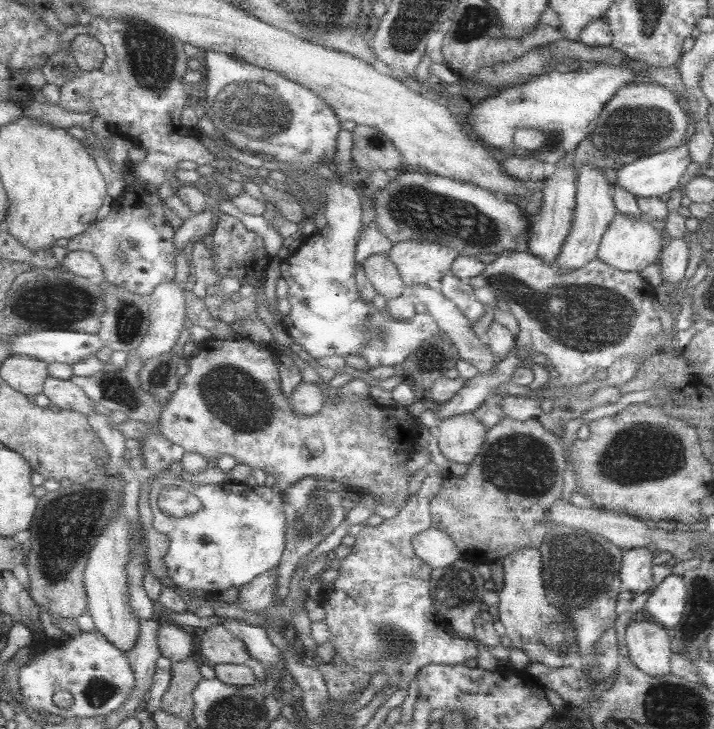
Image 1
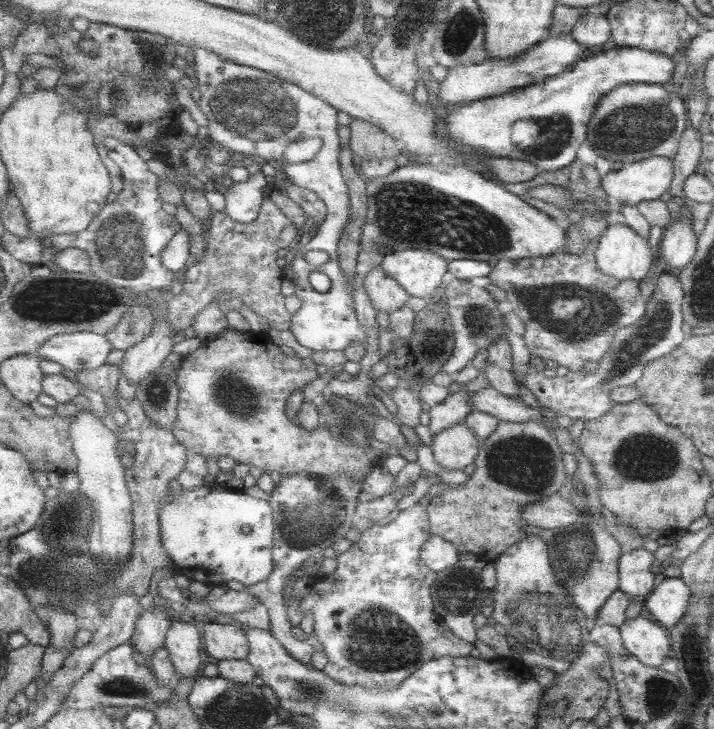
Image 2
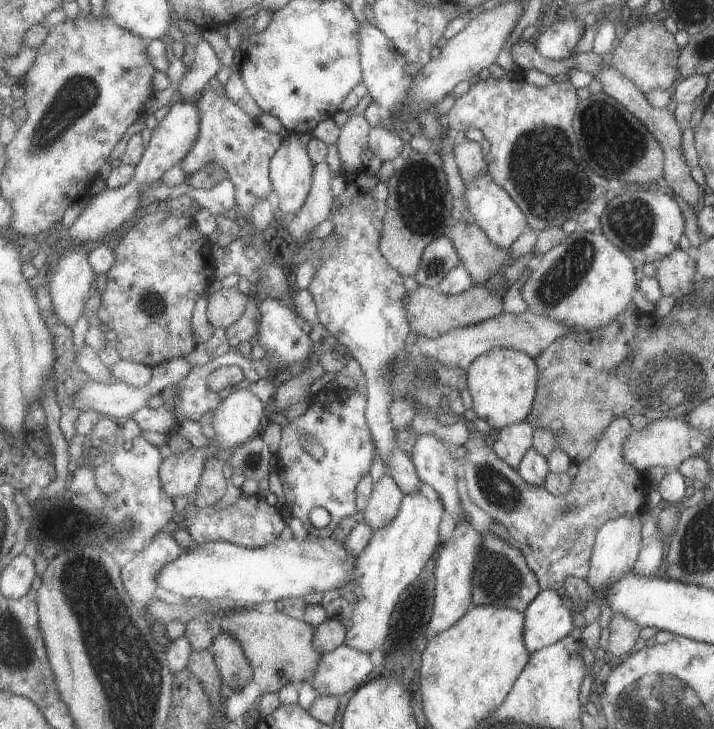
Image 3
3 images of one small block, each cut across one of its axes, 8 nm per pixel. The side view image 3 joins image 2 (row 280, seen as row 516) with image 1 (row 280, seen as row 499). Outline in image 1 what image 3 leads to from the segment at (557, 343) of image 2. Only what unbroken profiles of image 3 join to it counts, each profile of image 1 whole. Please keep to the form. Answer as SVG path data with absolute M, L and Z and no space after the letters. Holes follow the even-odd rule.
M507 250L499 254L495 262L487 264L481 276L467 282L477 290L485 288L497 300L503 300L509 304L519 326L519 332L517 332L519 356L543 354L549 366L555 370L555 376L547 380L547 386L551 388L561 388L561 386L575 388L585 382L591 382L595 372L605 372L609 366L613 366L613 362L619 362L623 358L635 360L635 366L639 370L649 356L655 356L661 352L661 346L657 344L657 336L663 332L661 332L661 320L653 308L655 288L647 284L639 276L639 272L621 272L595 258L585 266L581 266L579 270L559 276L557 262L545 264L543 260L531 254L525 254L523 250L517 250L517 252Z

